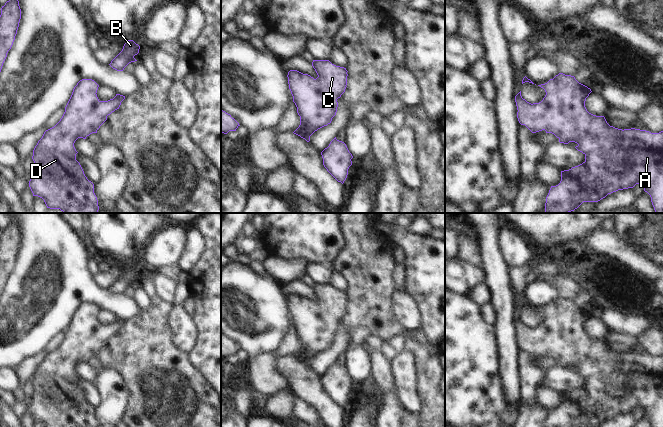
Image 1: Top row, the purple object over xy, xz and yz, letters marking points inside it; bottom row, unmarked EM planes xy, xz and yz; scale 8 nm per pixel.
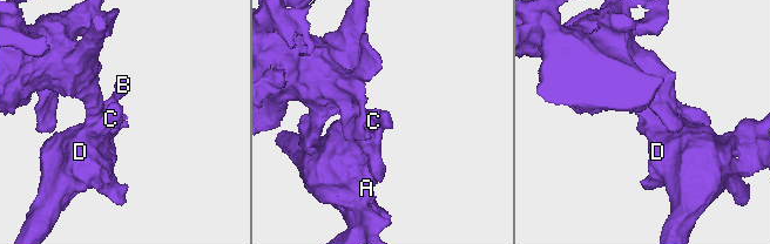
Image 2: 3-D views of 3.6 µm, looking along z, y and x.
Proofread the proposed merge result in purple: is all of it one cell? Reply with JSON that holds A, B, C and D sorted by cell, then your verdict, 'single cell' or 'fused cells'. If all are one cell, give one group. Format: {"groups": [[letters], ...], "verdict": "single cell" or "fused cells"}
{"groups": [["A", "B", "C", "D"]], "verdict": "single cell"}

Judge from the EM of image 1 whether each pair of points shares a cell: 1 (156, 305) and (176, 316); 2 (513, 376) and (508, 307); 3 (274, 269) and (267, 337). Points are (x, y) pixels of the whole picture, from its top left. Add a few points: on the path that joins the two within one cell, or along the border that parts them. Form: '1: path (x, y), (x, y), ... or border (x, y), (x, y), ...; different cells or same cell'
1: border (173, 306), (167, 319), (171, 335); different cells
2: path (508, 359), (507, 324); same cell
3: border (266, 273), (283, 284); different cells

